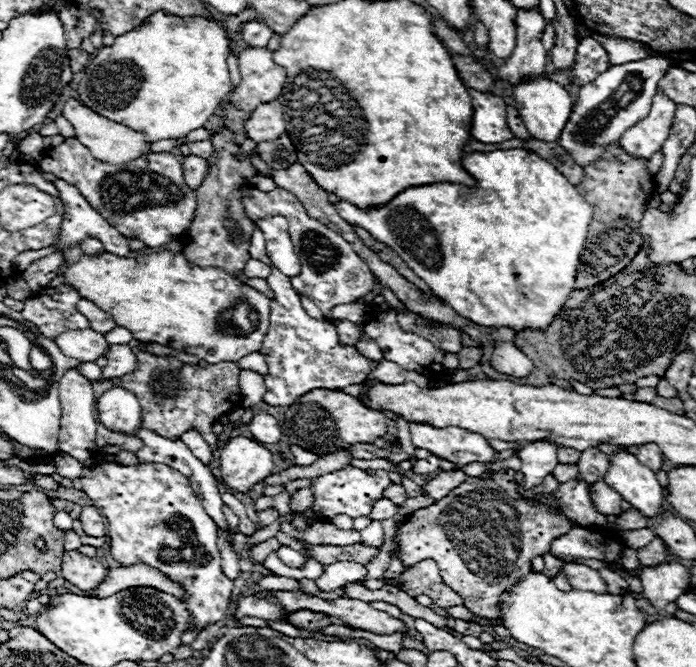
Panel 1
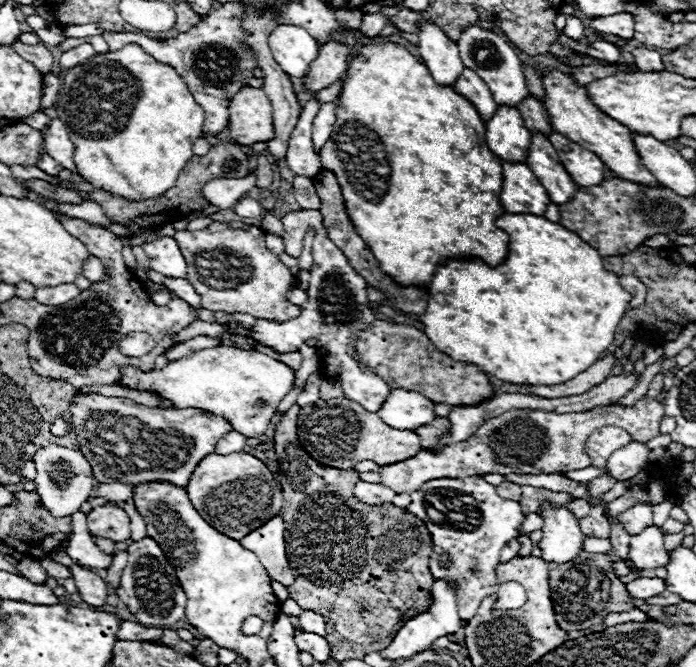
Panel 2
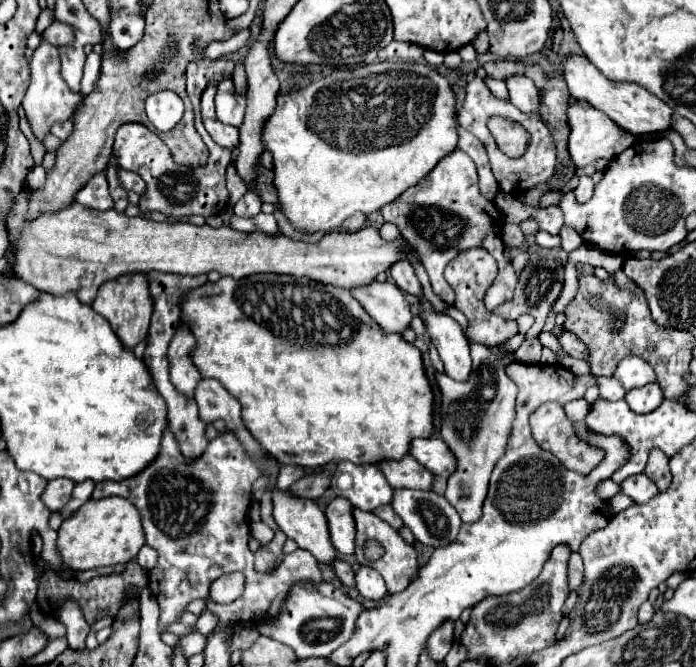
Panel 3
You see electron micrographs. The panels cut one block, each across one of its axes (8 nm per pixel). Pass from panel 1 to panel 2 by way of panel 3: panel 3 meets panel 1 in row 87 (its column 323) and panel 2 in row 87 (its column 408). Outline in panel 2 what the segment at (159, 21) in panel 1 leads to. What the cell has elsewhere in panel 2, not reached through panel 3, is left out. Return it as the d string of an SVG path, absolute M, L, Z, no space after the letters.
M126 44L108 54L96 54L88 62L70 68L56 100L56 112L68 126L70 140L76 146L74 164L82 180L126 200L156 198L172 188L186 162L194 156L192 144L202 136L204 124L204 110L196 104L176 70L156 62L136 44Z

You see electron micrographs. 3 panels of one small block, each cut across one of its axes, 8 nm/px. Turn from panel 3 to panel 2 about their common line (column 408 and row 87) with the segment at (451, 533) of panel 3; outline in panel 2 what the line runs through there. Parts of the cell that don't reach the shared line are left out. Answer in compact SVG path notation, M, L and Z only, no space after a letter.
M468 26L464 28L456 44L460 46L460 56L464 66L472 68L480 78L484 78L484 82L488 82L488 88L492 90L492 96L496 98L496 102L500 102L500 106L516 108L526 96L530 96L528 82L522 70L522 60L502 36L478 26Z

